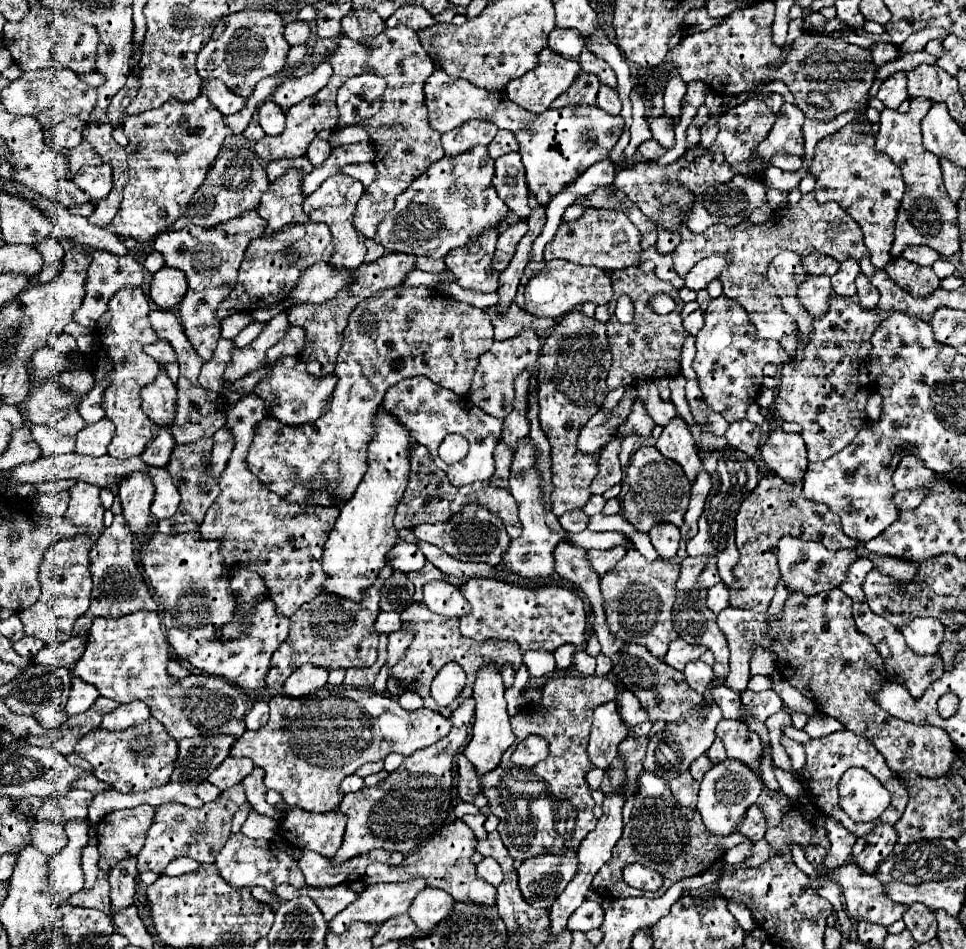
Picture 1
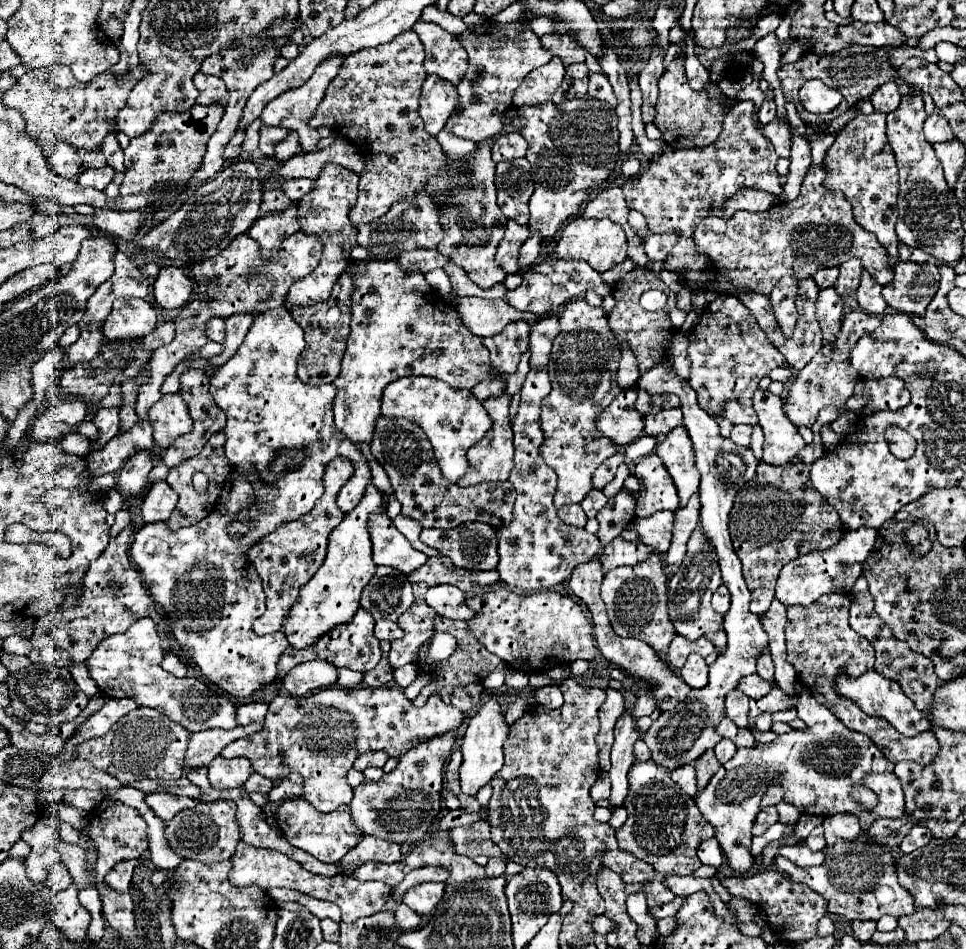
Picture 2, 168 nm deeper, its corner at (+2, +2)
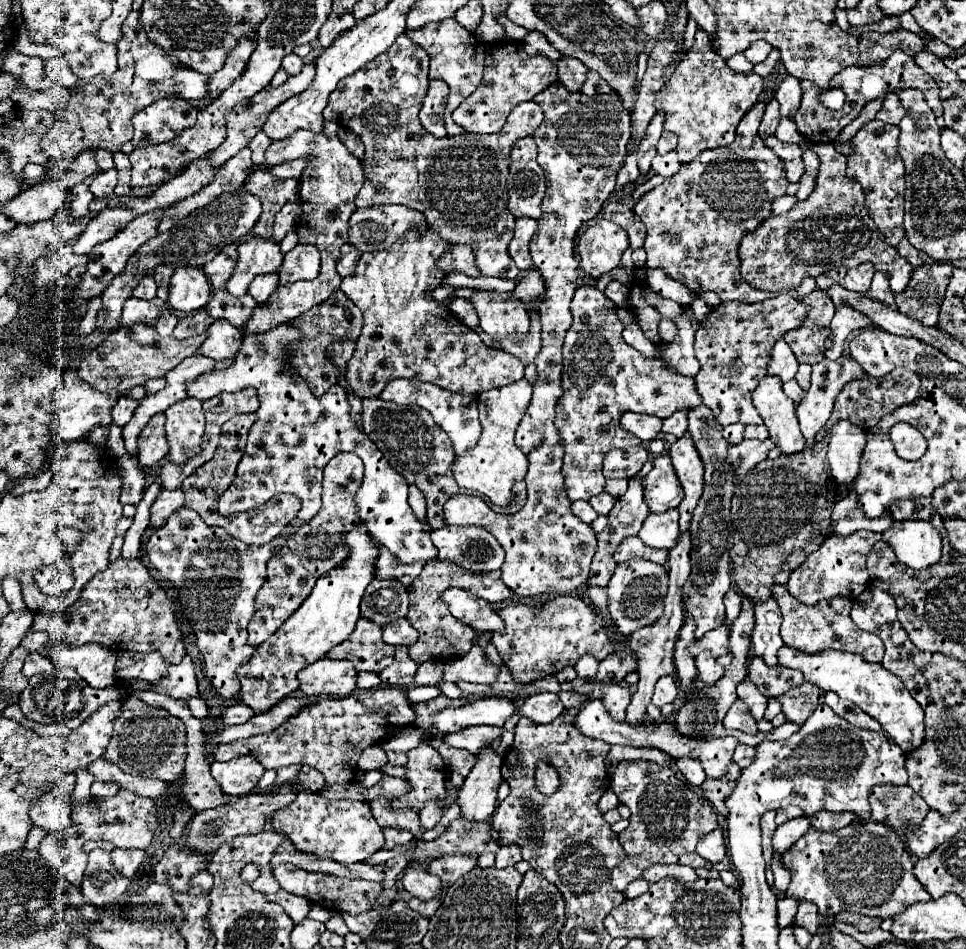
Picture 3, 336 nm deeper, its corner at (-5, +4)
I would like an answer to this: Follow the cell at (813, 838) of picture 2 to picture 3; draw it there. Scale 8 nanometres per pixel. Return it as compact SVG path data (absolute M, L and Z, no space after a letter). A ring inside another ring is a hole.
M820 811L820 813L816 813L816 815L810 817L812 825L816 829L822 829L822 831L832 831L832 829L846 827L854 819L856 819L854 813L830 813L830 811Z

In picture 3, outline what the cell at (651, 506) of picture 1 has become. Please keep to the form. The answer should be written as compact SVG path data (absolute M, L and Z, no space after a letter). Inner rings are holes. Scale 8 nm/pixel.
M666 453L654 459L654 469L644 481L644 499L652 513L664 513L670 507L678 507L684 497L682 485L676 477L672 461Z

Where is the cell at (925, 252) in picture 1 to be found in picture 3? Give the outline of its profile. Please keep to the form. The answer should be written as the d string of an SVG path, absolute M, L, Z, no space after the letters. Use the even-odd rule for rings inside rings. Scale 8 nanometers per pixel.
M906 237L898 243L896 249L898 249L898 253L900 253L904 259L908 259L908 263L910 263L912 267L920 267L920 265L924 265L924 263L928 261L928 255L926 255L926 253L920 253L916 247L912 247Z

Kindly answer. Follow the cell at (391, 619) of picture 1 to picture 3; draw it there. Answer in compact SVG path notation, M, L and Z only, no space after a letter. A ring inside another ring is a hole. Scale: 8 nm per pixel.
M398 619L384 627L384 641L394 647L410 647L418 641L418 631L406 619Z

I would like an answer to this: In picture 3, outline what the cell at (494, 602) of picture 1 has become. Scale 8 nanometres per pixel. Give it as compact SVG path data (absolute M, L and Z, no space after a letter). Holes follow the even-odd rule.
M564 595L544 603L542 607L512 603L498 615L506 623L506 633L492 633L492 645L496 647L504 665L510 669L512 681L518 685L528 685L548 675L556 675L560 669L576 665L582 655L594 655L598 661L602 661L616 649L616 643L604 629L604 619L582 599Z

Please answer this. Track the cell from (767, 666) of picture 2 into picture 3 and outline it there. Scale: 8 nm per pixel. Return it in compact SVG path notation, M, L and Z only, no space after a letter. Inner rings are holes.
M752 601L756 627L752 631L752 651L768 665L776 665L776 653L784 645L780 639L780 607L776 601Z

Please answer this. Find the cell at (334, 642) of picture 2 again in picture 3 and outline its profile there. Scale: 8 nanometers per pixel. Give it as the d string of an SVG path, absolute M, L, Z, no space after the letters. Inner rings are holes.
M360 619L350 639L328 653L330 659L348 659L358 671L380 673L394 659L394 647L382 641L382 627L368 619Z

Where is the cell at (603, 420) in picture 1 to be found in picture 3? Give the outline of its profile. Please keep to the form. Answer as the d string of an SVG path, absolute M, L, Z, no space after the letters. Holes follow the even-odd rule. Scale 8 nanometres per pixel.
M624 413L622 425L624 425L624 429L628 429L636 437L640 437L644 443L648 443L648 441L652 441L652 439L656 439L660 435L662 419L660 417L654 417L654 415Z

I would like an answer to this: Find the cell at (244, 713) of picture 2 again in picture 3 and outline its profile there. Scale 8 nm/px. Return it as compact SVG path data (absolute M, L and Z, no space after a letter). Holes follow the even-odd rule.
M232 705L232 707L228 707L224 713L222 713L222 723L226 725L226 727L232 727L232 725L238 725L238 723L244 723L244 721L248 721L250 717L252 717L254 713L252 713L252 709L248 709L246 705Z

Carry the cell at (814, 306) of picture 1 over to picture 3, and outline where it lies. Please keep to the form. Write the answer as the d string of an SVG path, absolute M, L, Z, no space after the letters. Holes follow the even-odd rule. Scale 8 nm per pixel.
M842 305L842 307L838 307L836 309L836 315L834 315L834 319L832 319L832 335L834 335L834 339L832 339L832 349L828 349L826 351L826 357L830 360L836 360L840 355L842 355L842 351L844 351L844 343L846 343L846 337L852 333L852 331L858 331L858 329L866 329L866 327L874 327L876 323L870 319L870 317L866 317L866 315L862 315L862 313L856 313L852 307L848 307L848 305Z

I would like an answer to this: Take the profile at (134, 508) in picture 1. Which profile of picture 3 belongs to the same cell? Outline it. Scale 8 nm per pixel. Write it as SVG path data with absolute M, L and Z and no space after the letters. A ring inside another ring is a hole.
M156 413L148 421L148 425L142 429L142 433L138 437L140 465L152 467L154 463L158 463L168 453L168 441L166 441L166 433L164 433L164 423L166 423L164 413Z

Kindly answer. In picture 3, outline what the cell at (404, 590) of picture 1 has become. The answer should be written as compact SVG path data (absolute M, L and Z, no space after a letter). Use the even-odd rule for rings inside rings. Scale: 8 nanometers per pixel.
M372 581L360 603L360 617L388 625L408 613L408 589L398 581Z

